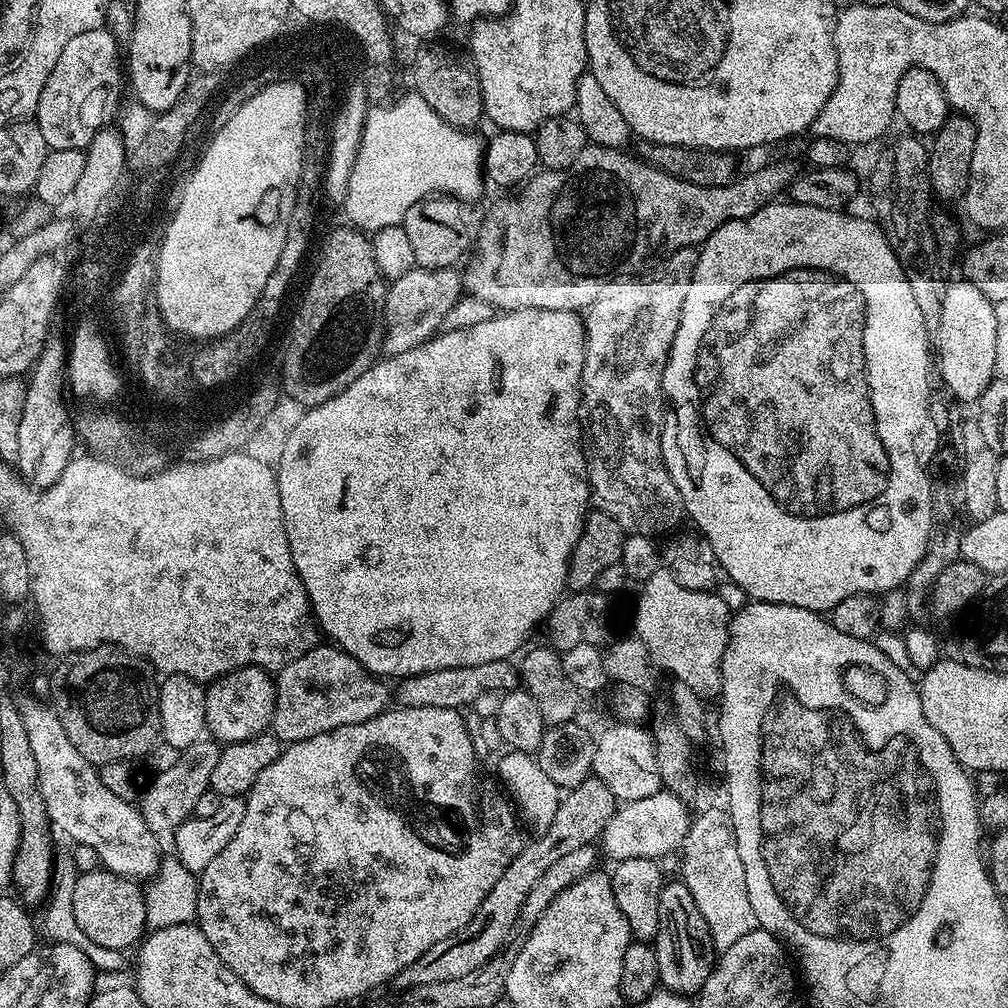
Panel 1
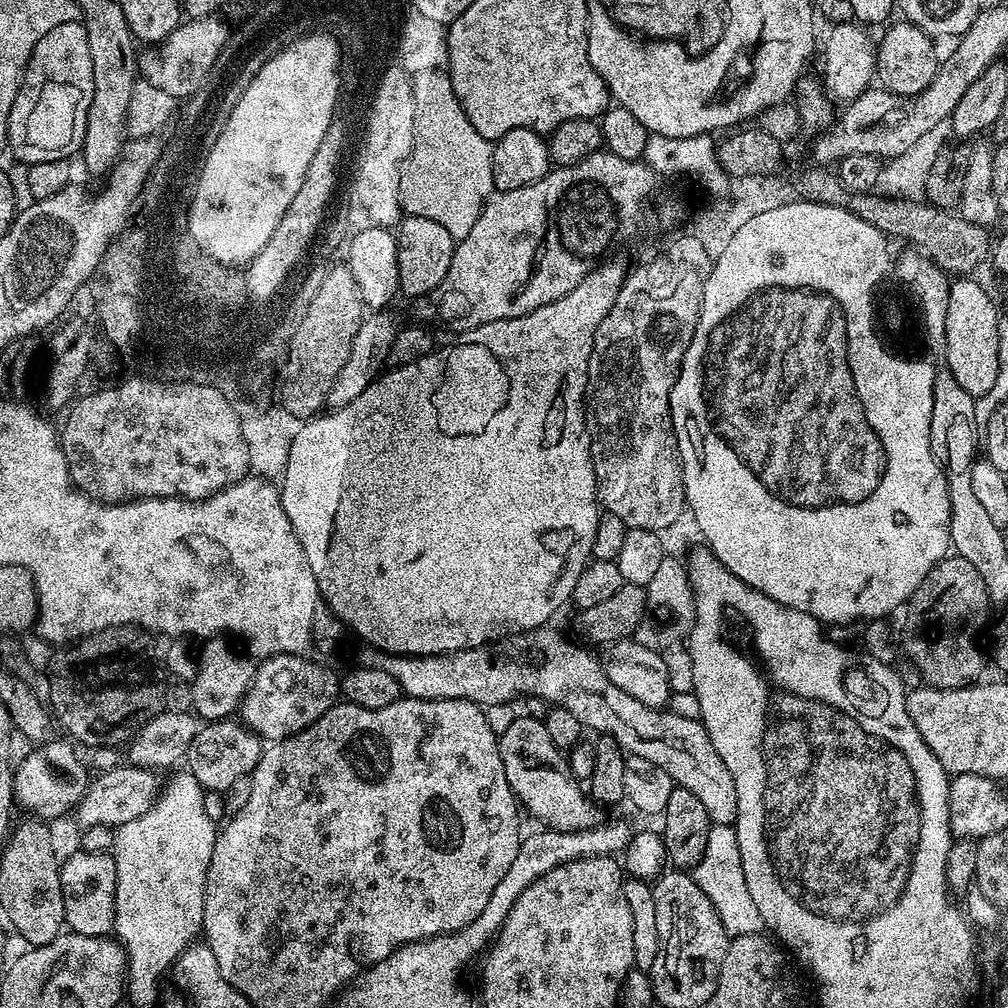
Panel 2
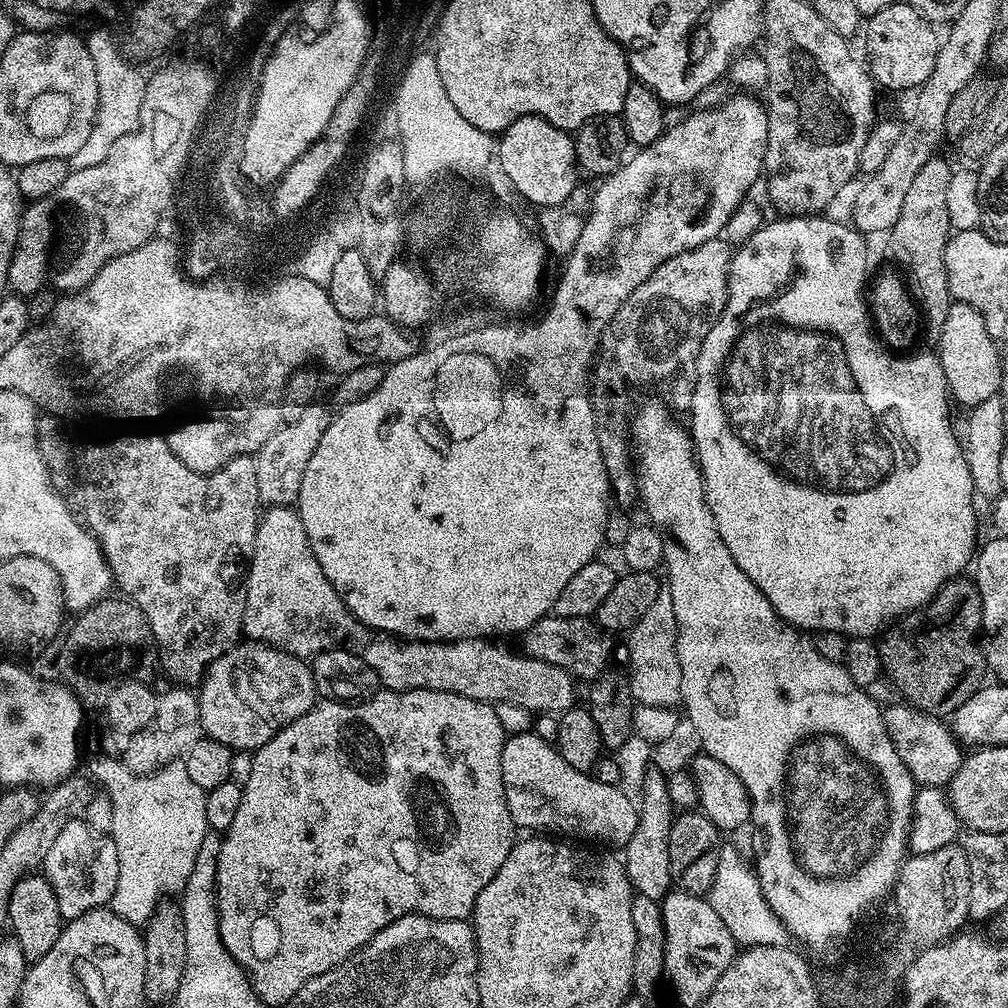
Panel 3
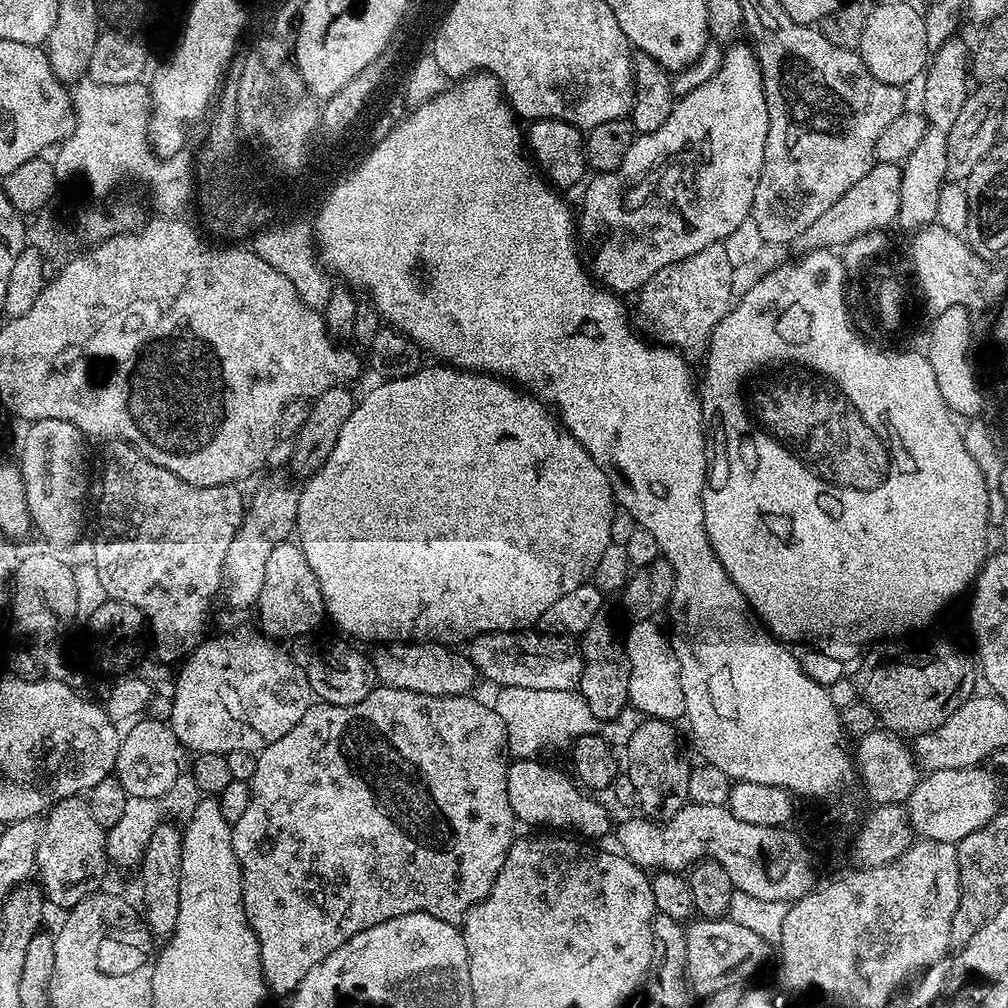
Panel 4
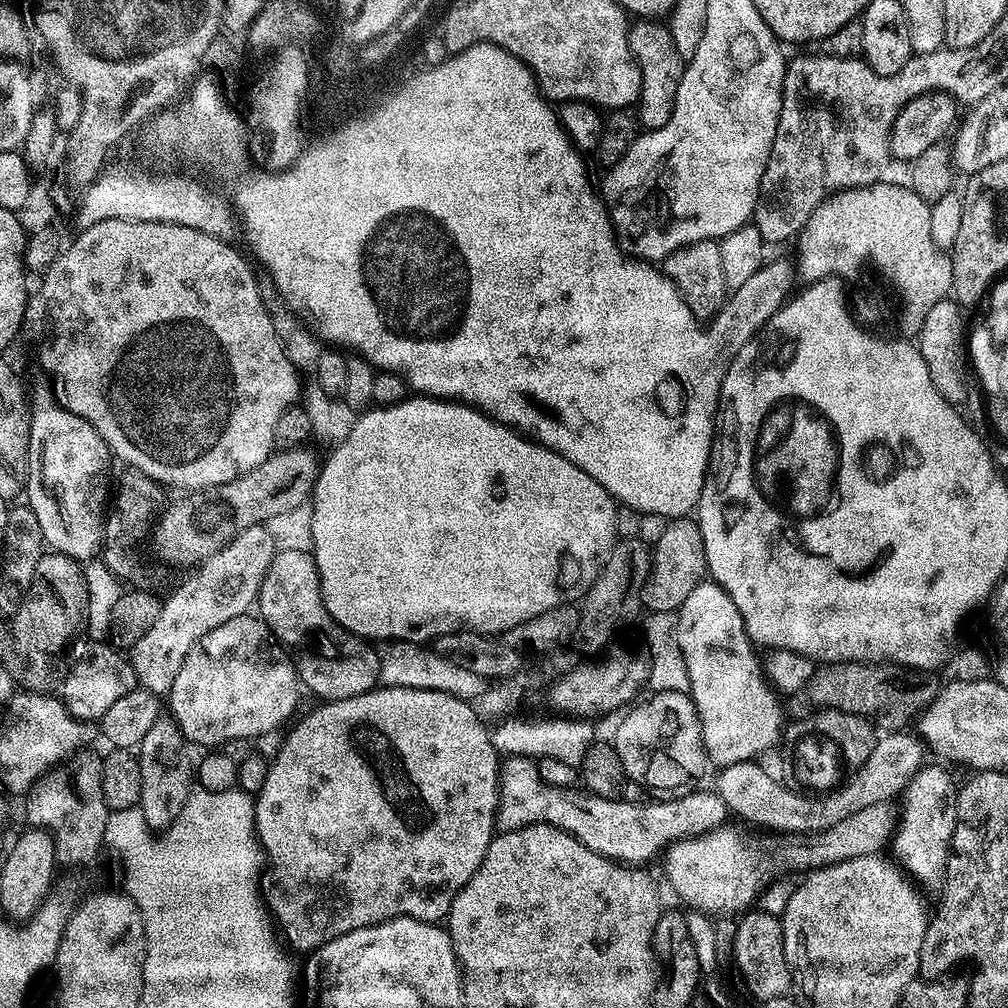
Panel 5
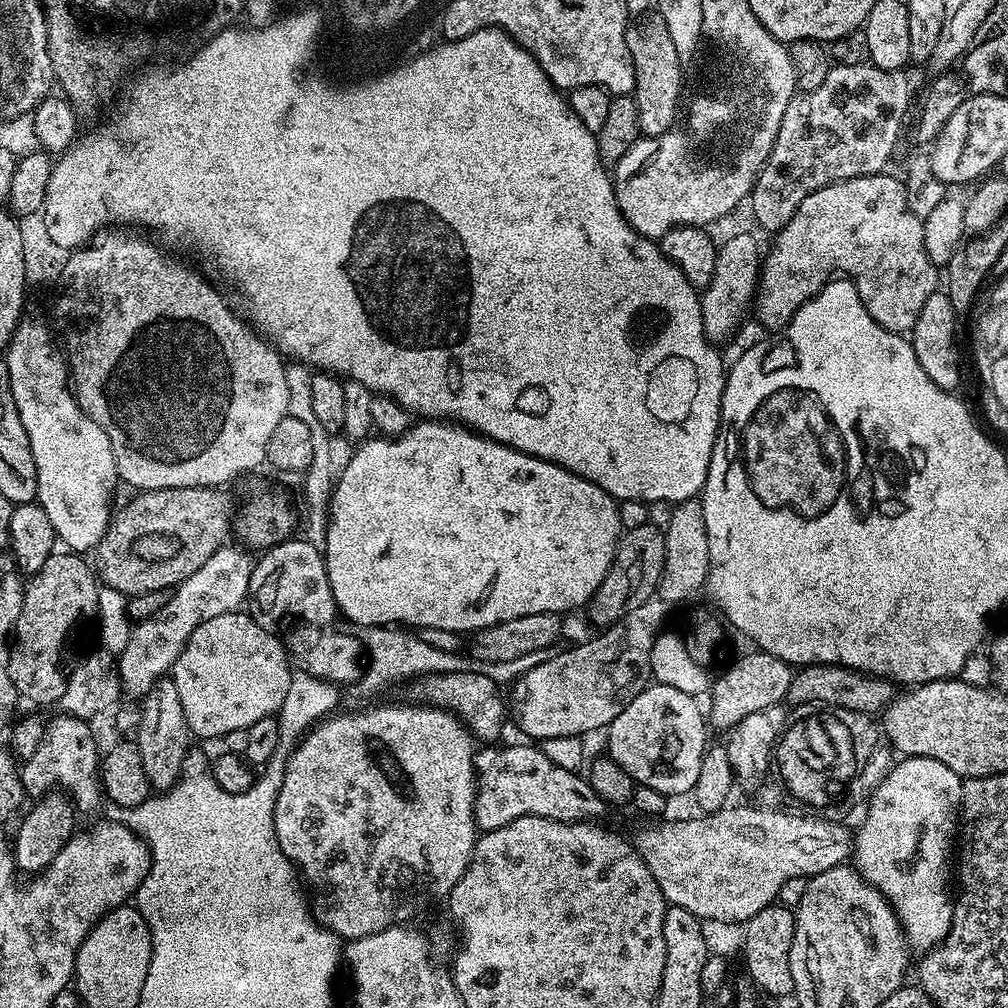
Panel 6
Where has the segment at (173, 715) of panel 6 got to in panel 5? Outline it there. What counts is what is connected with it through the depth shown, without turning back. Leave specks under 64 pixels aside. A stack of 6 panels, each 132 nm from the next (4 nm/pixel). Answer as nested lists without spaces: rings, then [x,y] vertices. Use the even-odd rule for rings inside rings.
[[[159,720],[154,723],[138,745],[138,764],[142,775],[142,792],[139,807],[153,832],[169,831],[192,793],[193,767],[184,760],[187,741],[175,721]]]

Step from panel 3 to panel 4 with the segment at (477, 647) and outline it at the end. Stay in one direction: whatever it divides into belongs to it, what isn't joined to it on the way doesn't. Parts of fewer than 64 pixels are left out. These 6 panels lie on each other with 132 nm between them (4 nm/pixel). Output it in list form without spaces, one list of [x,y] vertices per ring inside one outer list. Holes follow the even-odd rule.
[[[401,642],[387,645],[384,651],[388,652],[371,653],[370,659],[377,681],[390,688],[414,690],[414,694],[431,696],[463,696],[473,691],[472,683],[478,680],[476,667],[467,655],[446,644]]]

